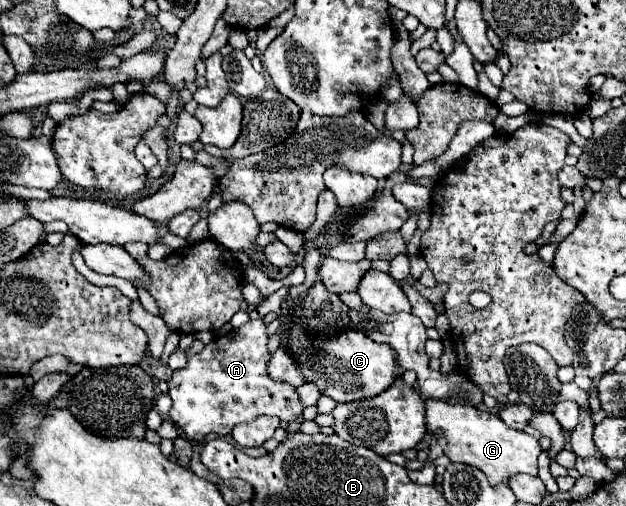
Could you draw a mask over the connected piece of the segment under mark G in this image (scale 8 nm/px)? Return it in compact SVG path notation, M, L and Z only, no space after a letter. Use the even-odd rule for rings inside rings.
M426 400L426 432L440 432L448 442L444 454L452 462L476 466L494 486L500 482L508 482L508 476L516 472L538 474L538 456L542 452L538 440L524 430L506 426L494 412L486 412L470 404L450 406L444 400Z

